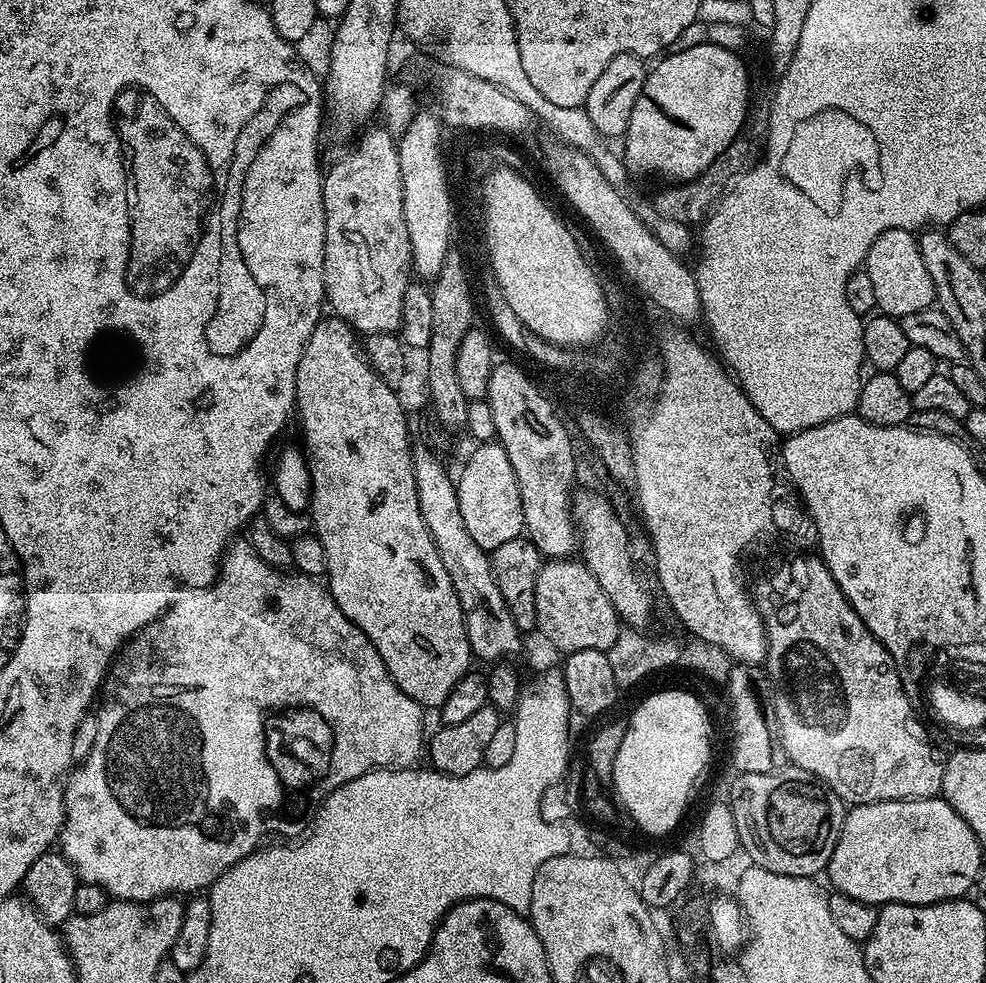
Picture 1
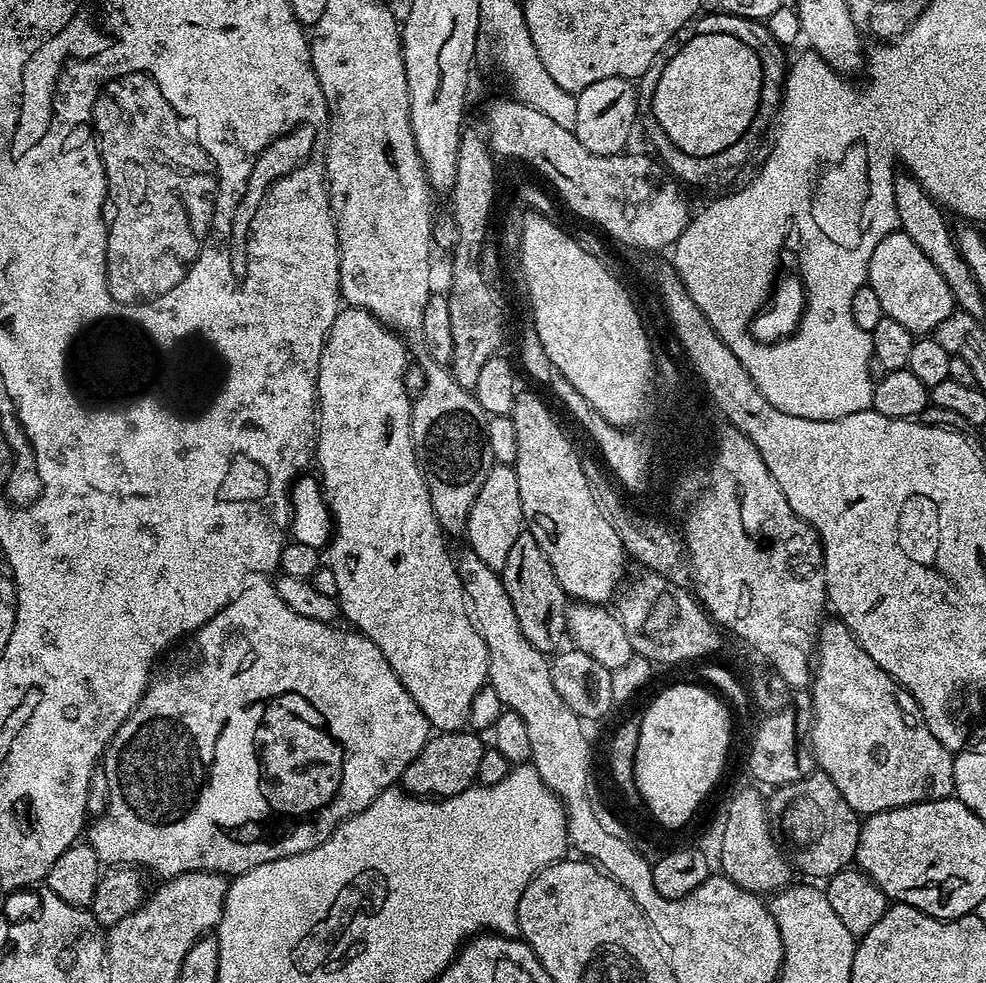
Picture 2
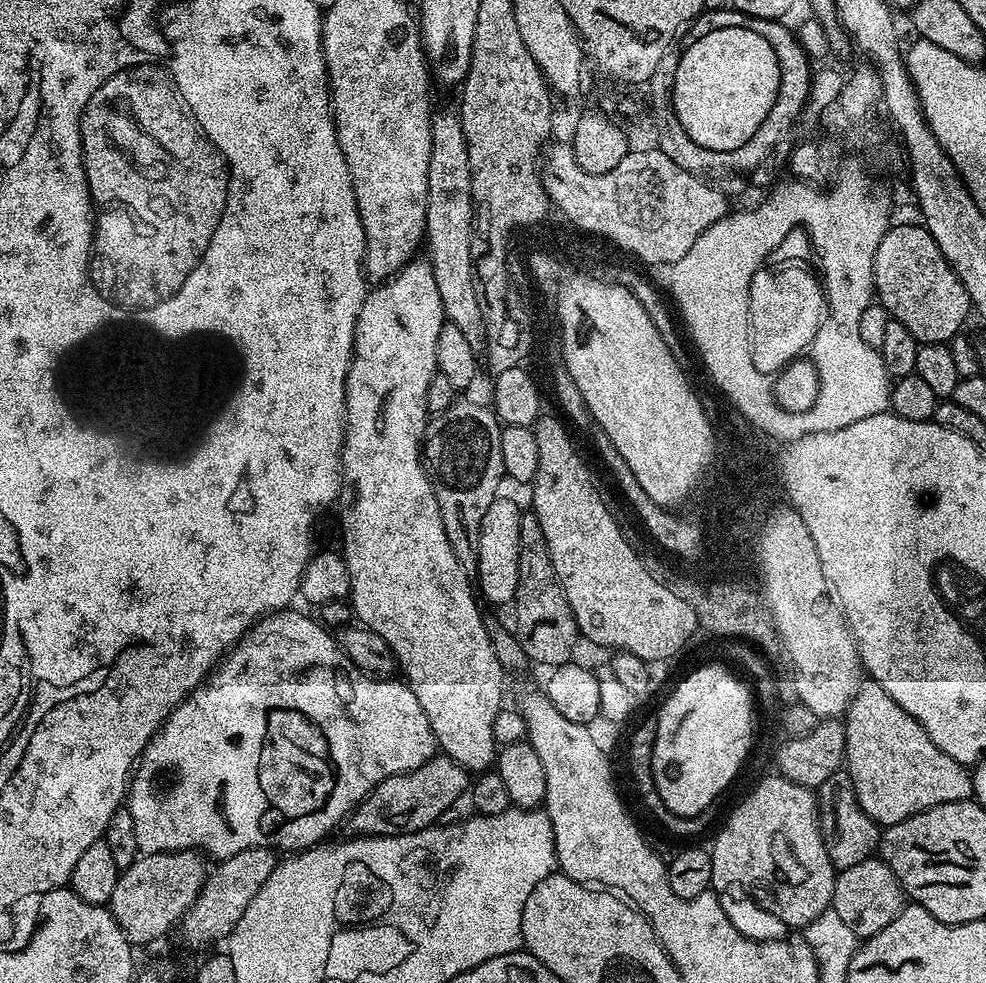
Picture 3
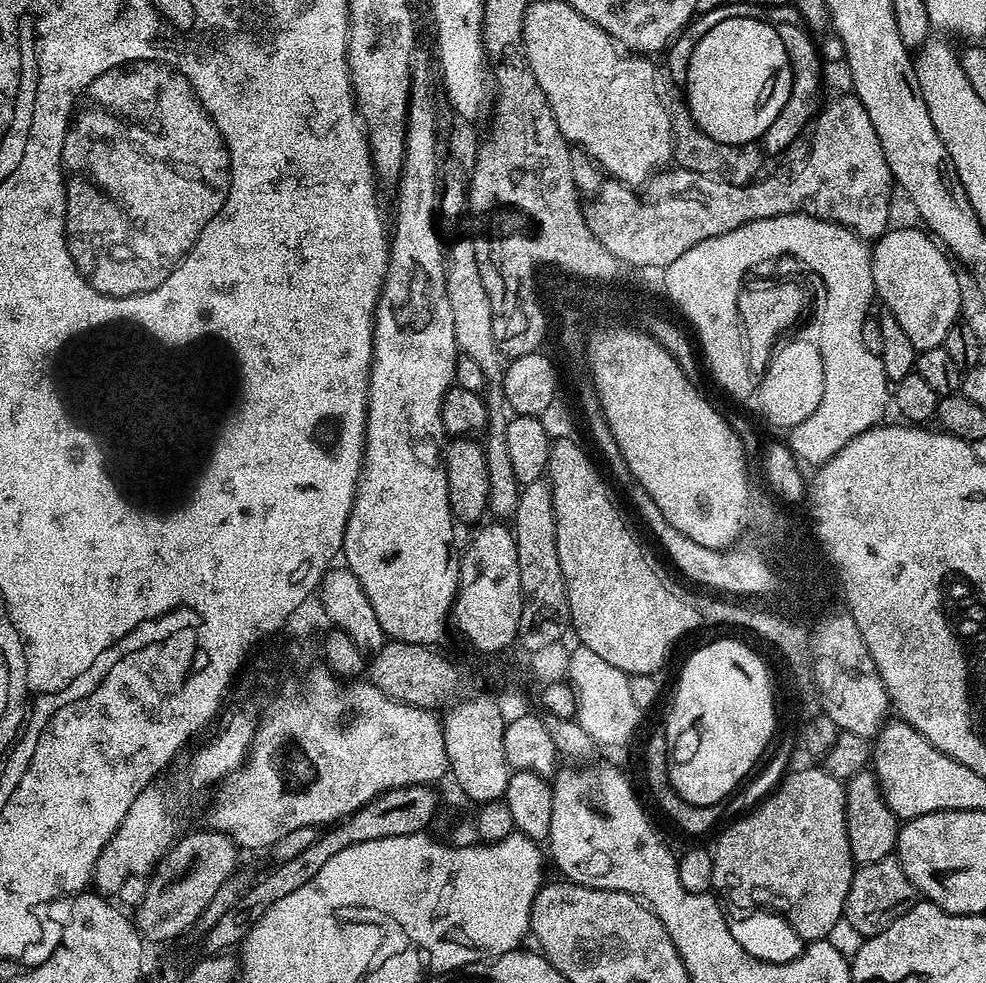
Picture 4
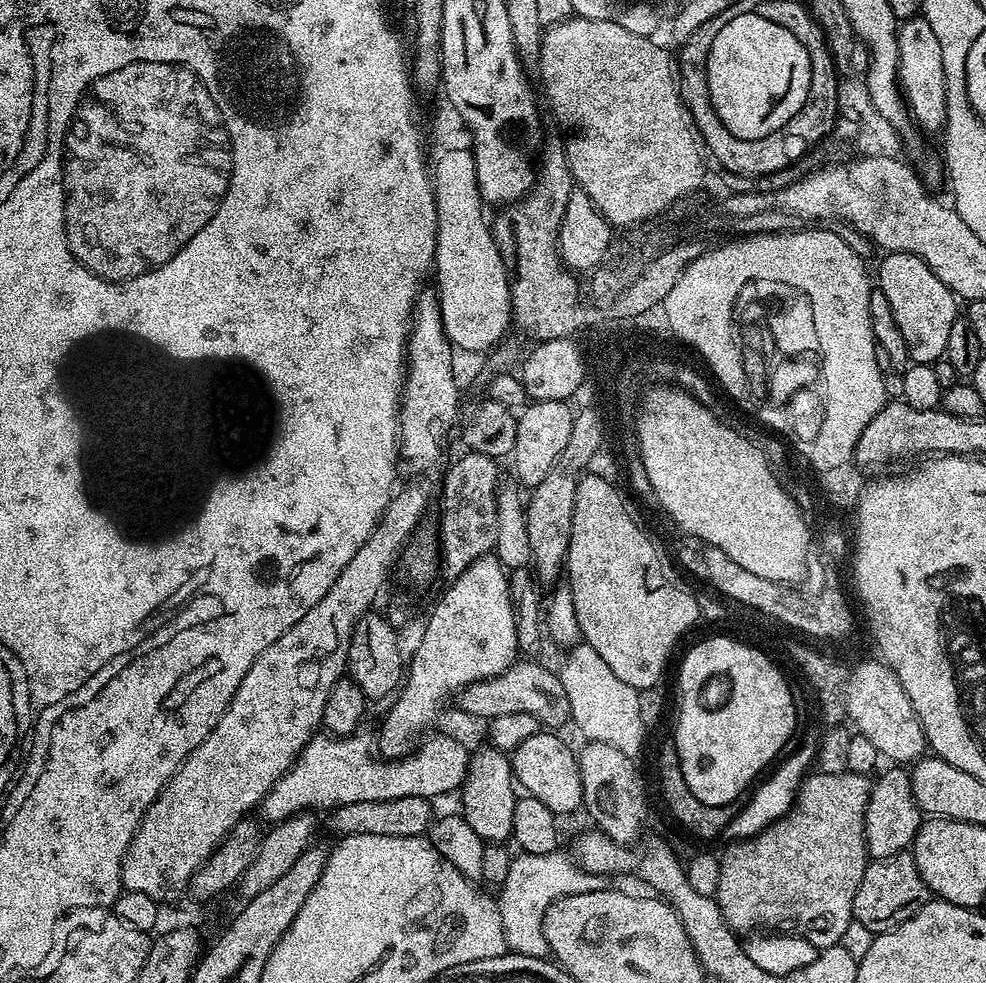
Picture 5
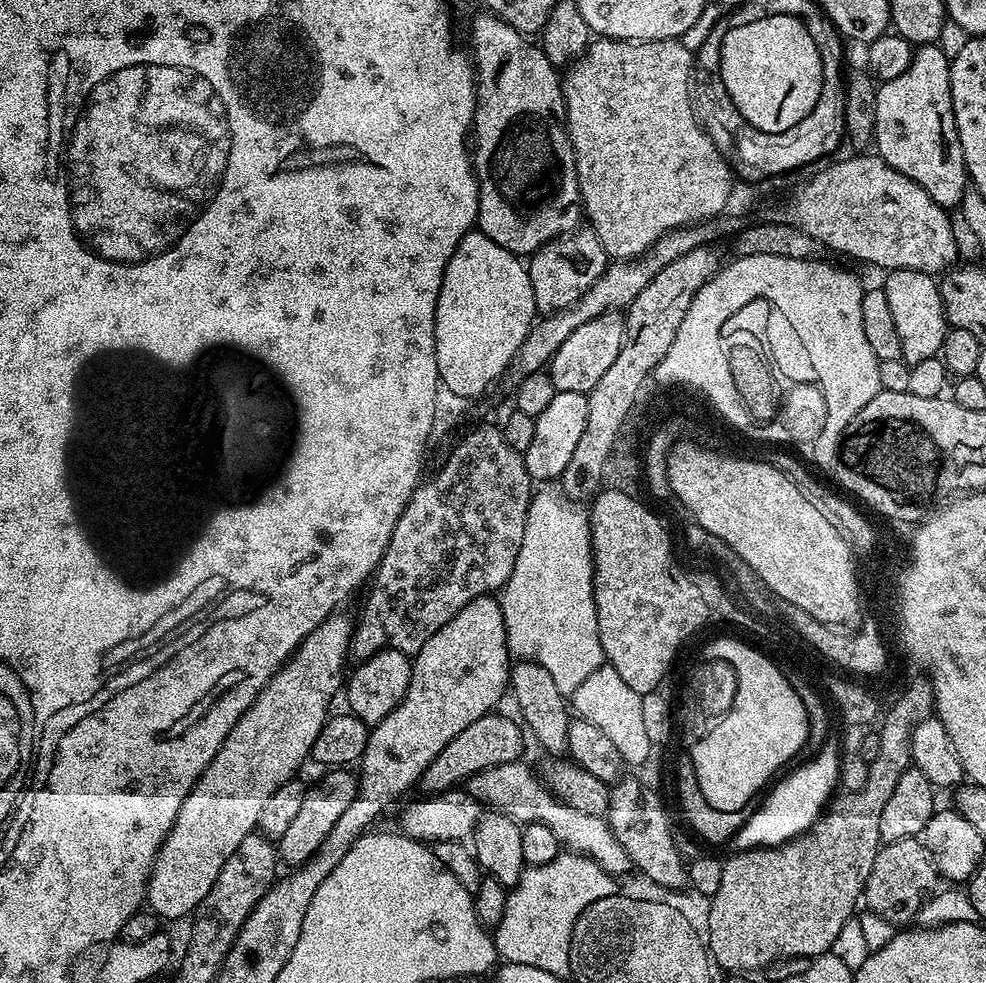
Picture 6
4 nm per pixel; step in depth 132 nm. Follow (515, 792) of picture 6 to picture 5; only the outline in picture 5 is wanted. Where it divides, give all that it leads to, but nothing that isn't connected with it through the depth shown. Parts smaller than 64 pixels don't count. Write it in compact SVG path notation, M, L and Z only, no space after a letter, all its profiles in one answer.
M360 735L313 736L291 768L284 773L284 777L265 794L262 809L264 808L268 822L285 820L299 812L317 810L316 808L333 810L348 803L411 796L435 798L434 796L444 796L447 792L455 793L463 789L470 752L469 749L464 749L462 741L455 740L452 736L425 735L424 745L416 753L413 751L387 760L379 755L372 756L367 738Z

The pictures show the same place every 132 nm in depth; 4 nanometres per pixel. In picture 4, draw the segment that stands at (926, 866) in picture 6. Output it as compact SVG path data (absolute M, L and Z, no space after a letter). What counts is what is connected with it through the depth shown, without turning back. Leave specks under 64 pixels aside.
M889 858L862 864L852 873L850 894L846 894L844 903L843 919L848 920L850 926L854 926L854 930L858 930L858 934L867 938L886 930L886 926L890 926L890 922L894 922L902 914L906 914L906 910L910 910L917 900L916 888L910 882L910 878L906 878L899 860Z

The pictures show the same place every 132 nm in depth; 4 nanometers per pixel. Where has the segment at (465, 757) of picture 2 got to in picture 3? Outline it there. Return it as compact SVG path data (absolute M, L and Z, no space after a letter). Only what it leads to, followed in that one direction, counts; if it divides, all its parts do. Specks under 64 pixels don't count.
M437 754L432 759L418 766L418 770L410 770L402 774L394 774L382 782L374 785L371 792L352 809L350 821L352 820L353 833L360 836L405 836L407 832L420 832L423 828L431 828L441 819L440 815L459 798L467 793L470 788L470 773L458 762L450 757Z

